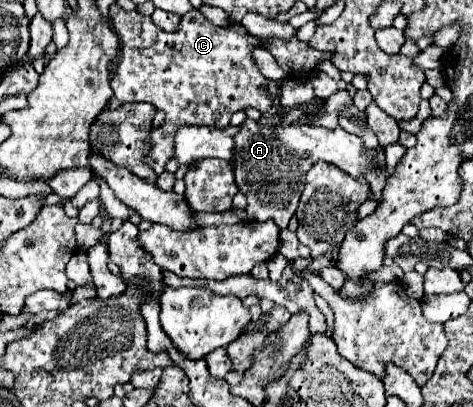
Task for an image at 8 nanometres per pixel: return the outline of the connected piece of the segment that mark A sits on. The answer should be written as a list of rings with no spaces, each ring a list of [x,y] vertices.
[[[254,120],[242,122],[242,132],[236,134],[236,184],[242,194],[248,198],[246,214],[248,220],[264,222],[274,218],[280,228],[288,226],[288,220],[294,216],[300,194],[306,184],[306,172],[318,160],[330,162],[354,178],[362,178],[370,166],[386,168],[384,146],[378,146],[374,154],[366,154],[362,138],[350,134],[342,128],[328,130],[318,126],[260,126]]]

